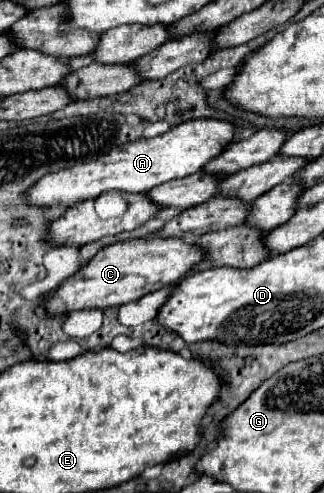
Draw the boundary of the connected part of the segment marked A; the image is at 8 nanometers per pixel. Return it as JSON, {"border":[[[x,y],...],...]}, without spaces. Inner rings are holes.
{"border":[[[212,118],[182,122],[156,138],[148,138],[148,140],[140,138],[140,140],[122,144],[118,148],[112,148],[110,152],[98,156],[92,162],[74,164],[70,168],[62,168],[60,172],[42,176],[24,192],[26,204],[38,206],[38,208],[52,208],[60,204],[60,206],[72,208],[84,200],[98,198],[106,190],[146,194],[150,188],[158,184],[200,172],[202,164],[210,162],[218,152],[222,152],[222,148],[226,148],[226,144],[230,144],[232,134],[234,134],[232,124],[212,120]]]}

